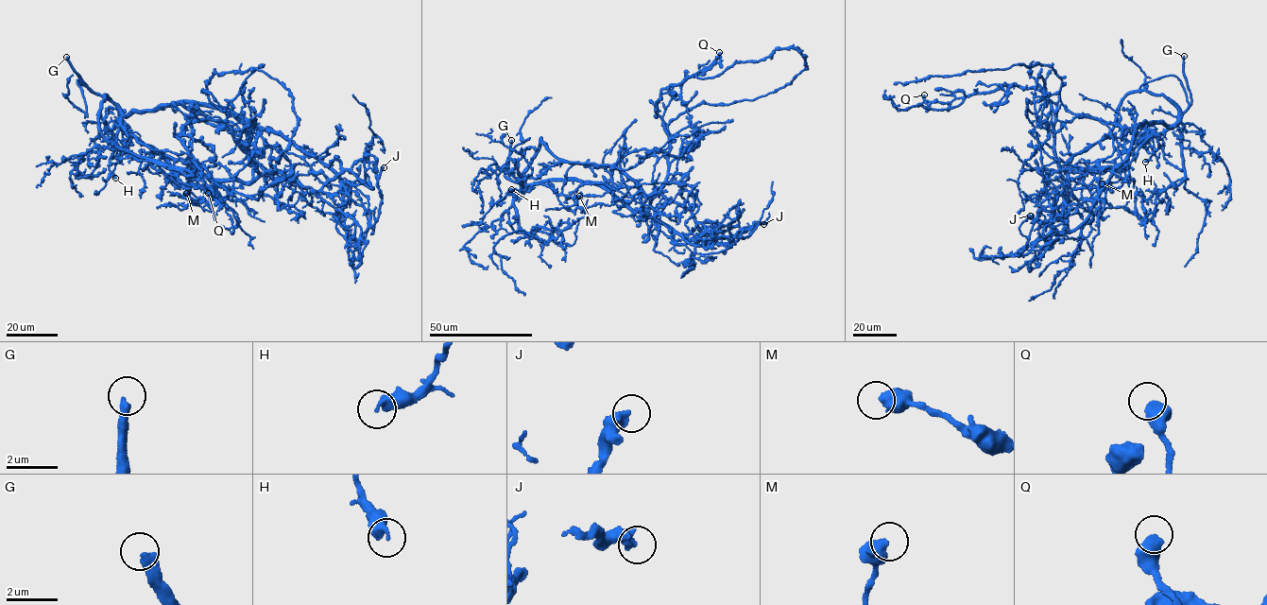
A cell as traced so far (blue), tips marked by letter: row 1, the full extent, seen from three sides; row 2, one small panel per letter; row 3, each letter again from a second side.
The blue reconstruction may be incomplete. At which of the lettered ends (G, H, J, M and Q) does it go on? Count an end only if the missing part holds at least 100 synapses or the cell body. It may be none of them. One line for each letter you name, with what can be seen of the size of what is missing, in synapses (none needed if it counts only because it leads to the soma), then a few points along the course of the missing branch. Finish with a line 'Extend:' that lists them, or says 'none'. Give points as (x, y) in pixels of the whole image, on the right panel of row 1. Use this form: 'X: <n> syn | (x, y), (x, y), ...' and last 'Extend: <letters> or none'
Extend: G

